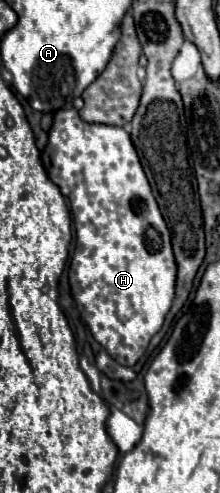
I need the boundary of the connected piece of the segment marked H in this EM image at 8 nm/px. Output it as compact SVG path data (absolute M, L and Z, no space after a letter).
M75 108L59 110L55 112L49 142L41 160L49 178L71 202L77 244L69 264L69 284L77 310L89 326L93 338L109 352L109 356L123 366L133 366L145 354L149 340L159 332L165 314L171 308L177 264L169 228L159 212L129 134L117 126L87 124L79 118Z

